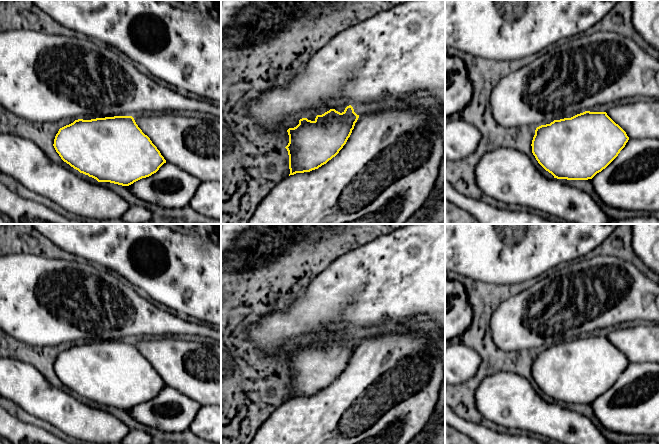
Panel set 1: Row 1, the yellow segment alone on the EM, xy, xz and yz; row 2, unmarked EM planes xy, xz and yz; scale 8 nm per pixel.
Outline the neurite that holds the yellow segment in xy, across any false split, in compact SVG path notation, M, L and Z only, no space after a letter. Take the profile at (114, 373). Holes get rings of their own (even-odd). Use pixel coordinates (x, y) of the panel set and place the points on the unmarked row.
M132 340L75 344L59 353L53 370L80 397L122 410L151 400L166 387Z

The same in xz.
M349 329L342 337L330 333L322 339L317 339L314 345L302 342L296 351L289 352L289 367L285 371L289 379L289 400L318 393L335 381L346 368L358 342L359 339Z

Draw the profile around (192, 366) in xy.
M152 337L133 340L136 348L160 375L166 386L197 401L200 406L221 406L221 343L211 339Z

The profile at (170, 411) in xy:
M166 386L156 397L128 411L138 423L163 433L175 433L189 429L200 407L197 401Z

